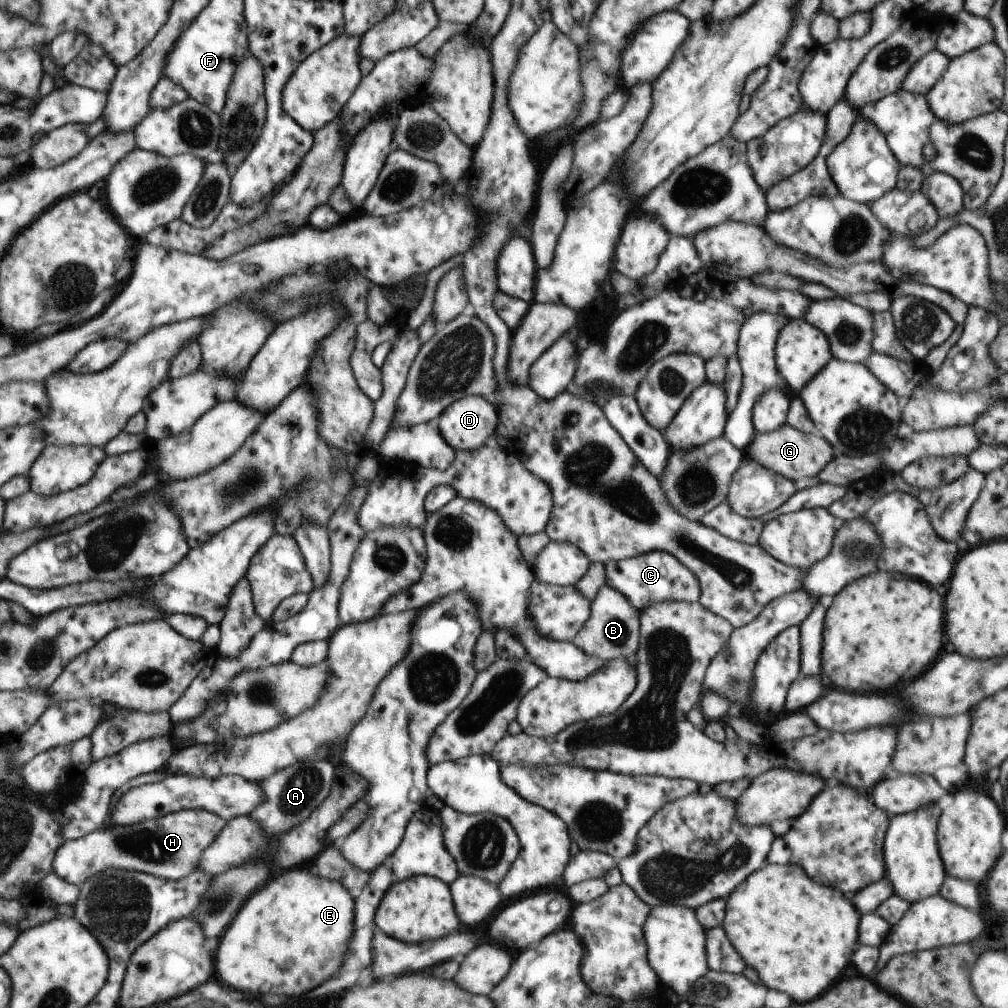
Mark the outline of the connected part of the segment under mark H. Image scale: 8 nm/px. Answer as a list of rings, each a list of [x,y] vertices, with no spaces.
[[[184,809],[161,819],[112,828],[104,826],[82,838],[62,843],[57,859],[54,860],[54,872],[56,876],[76,886],[108,868],[147,872],[164,880],[185,879],[193,871],[199,870],[206,848],[214,844],[214,840],[228,824],[217,813],[202,809]]]

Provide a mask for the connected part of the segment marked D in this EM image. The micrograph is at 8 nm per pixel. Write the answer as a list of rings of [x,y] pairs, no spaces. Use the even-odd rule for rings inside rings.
[[[476,395],[463,396],[450,404],[437,421],[442,438],[459,451],[478,450],[492,443],[499,424],[497,407]]]

